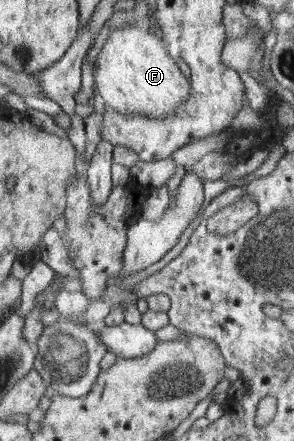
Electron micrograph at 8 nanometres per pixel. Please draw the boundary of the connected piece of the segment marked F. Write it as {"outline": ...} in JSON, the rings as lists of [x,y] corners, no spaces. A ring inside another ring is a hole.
{"outline":[[[124,24],[116,30],[109,32],[107,42],[97,56],[93,66],[97,68],[95,87],[98,89],[106,105],[118,113],[125,115],[145,115],[150,119],[164,119],[177,112],[183,105],[183,101],[191,95],[193,91],[191,81],[180,71],[174,61],[174,57],[169,54],[167,47],[160,35],[148,26],[138,24]]]}

